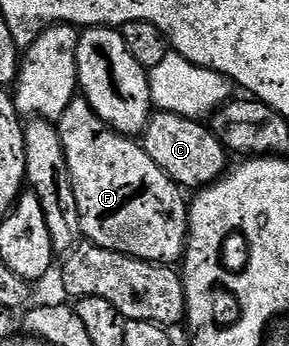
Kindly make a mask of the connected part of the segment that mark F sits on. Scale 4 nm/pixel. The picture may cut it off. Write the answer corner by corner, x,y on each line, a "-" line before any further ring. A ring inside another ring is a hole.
82,98
73,99
69,106
65,106
65,114
61,114
57,127
61,134
61,146
65,146
65,162
69,162
73,194
77,194
83,240
105,250
147,260
151,264
171,266
182,261
183,252
187,248
188,197
183,197
186,196
184,189
174,184
165,170
161,170
161,166
149,158
142,143
113,131
91,109
89,102

